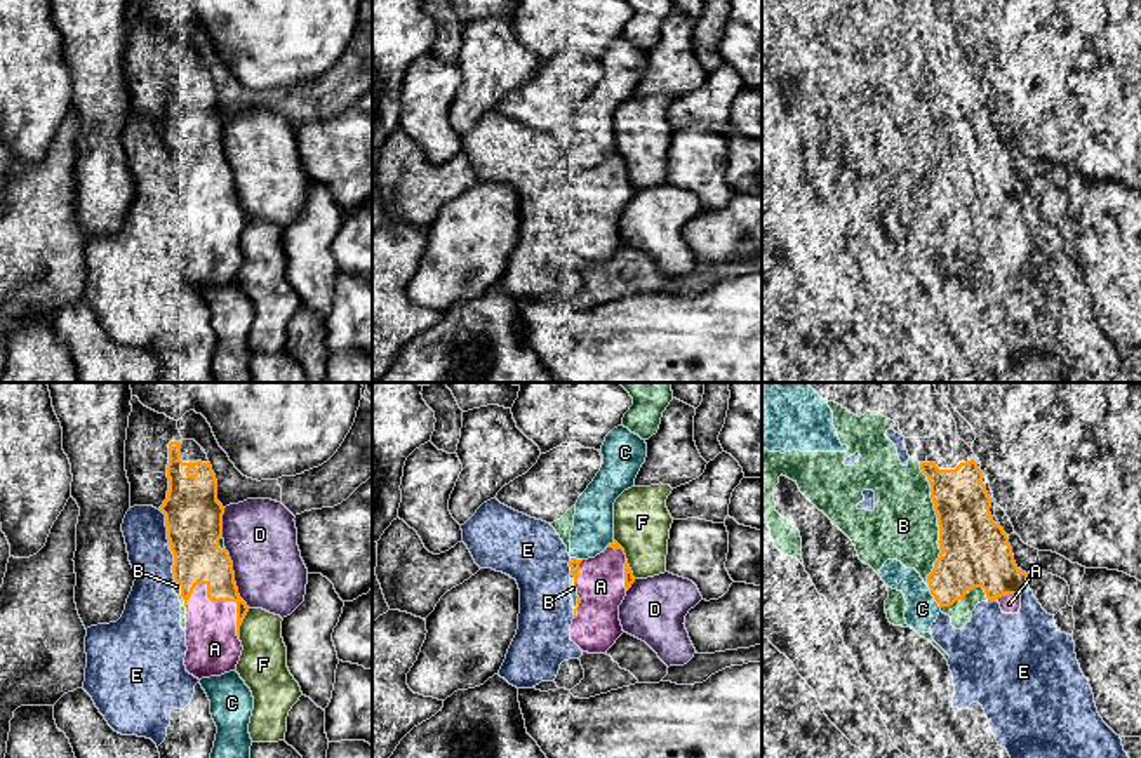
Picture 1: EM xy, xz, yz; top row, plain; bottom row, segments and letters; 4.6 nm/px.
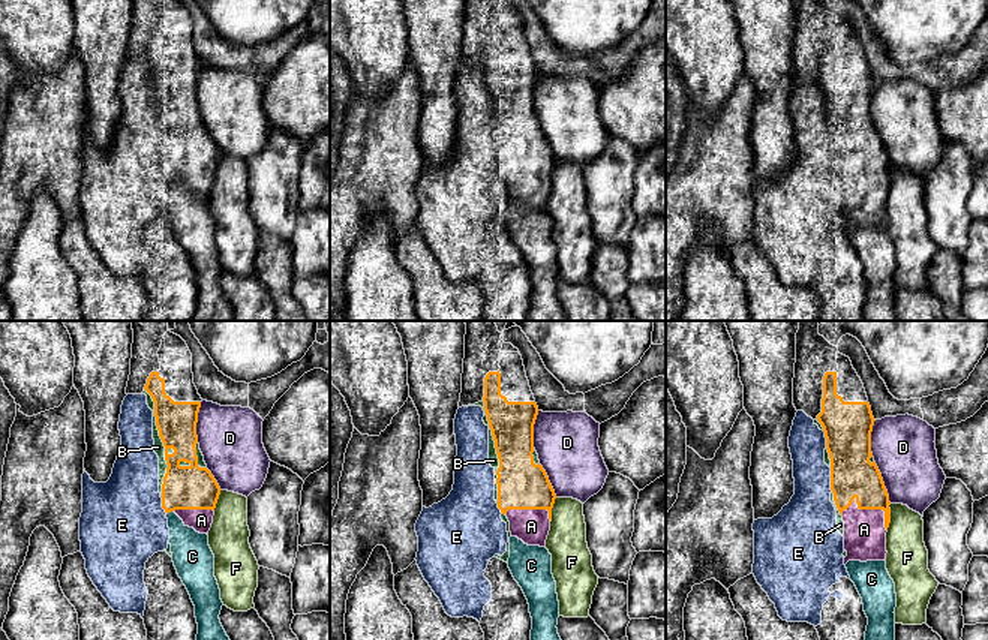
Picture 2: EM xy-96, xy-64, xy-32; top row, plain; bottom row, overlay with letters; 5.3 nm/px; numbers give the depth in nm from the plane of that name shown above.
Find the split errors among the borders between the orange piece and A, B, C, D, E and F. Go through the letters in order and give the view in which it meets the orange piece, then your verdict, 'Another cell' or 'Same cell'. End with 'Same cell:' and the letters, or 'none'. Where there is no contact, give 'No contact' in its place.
A: Touches orange in xy. Same cell
B: Touches orange in yz. Another cell
C: Touches orange in yz. Another cell
D: Touches orange in xy. Another cell
E: Touches orange in xy. Another cell
F: Touches orange in xy. Another cell
Same cell: A

